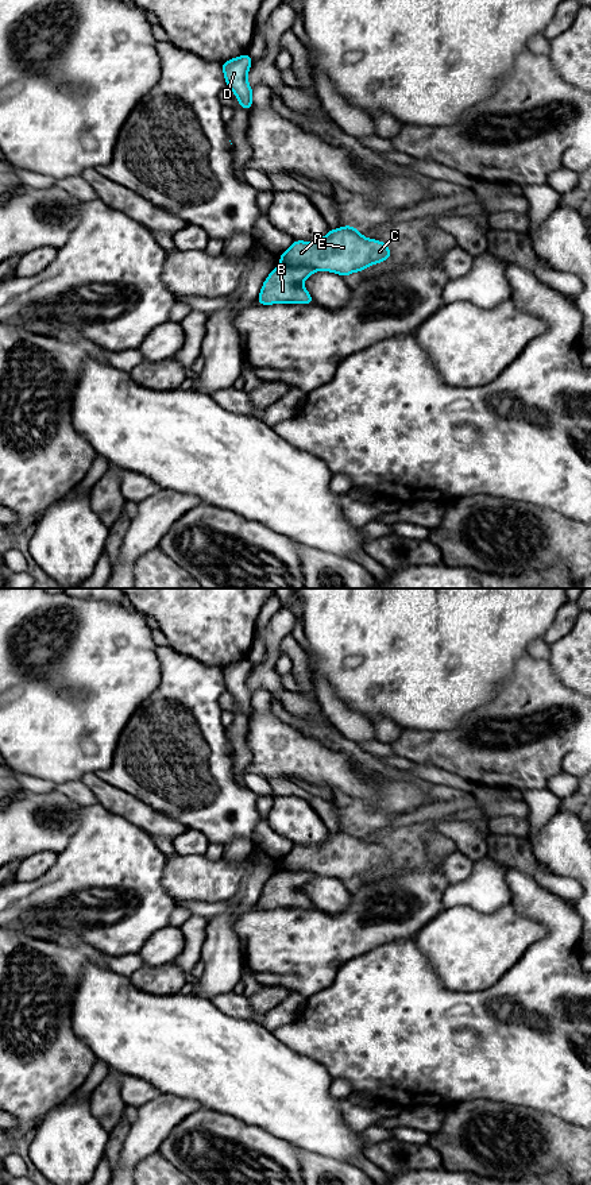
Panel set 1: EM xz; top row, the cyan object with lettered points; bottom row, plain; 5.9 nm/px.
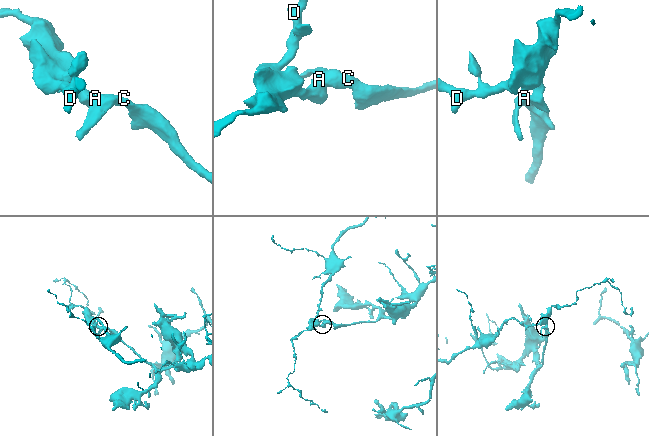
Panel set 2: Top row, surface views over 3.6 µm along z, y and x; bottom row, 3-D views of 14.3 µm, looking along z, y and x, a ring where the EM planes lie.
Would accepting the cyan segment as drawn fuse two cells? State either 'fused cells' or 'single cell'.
fused cells

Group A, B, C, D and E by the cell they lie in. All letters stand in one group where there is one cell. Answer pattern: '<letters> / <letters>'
A C E / B D

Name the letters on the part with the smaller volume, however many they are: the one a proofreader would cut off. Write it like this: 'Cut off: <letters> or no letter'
Cut off: B, D

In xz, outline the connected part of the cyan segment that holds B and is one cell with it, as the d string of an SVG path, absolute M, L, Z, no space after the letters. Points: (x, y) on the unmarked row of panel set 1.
M277 871L262 889L259 910L313 908L312 900L302 889L313 877L309 872Z

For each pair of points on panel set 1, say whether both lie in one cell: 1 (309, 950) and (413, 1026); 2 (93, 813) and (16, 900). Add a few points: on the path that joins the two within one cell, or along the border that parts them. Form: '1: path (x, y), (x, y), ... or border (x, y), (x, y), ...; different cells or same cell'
1: border (366, 953), (348, 960), (336, 977), (316, 992); different cells
2: path (93, 840), (93, 844), (43, 894); same cell

